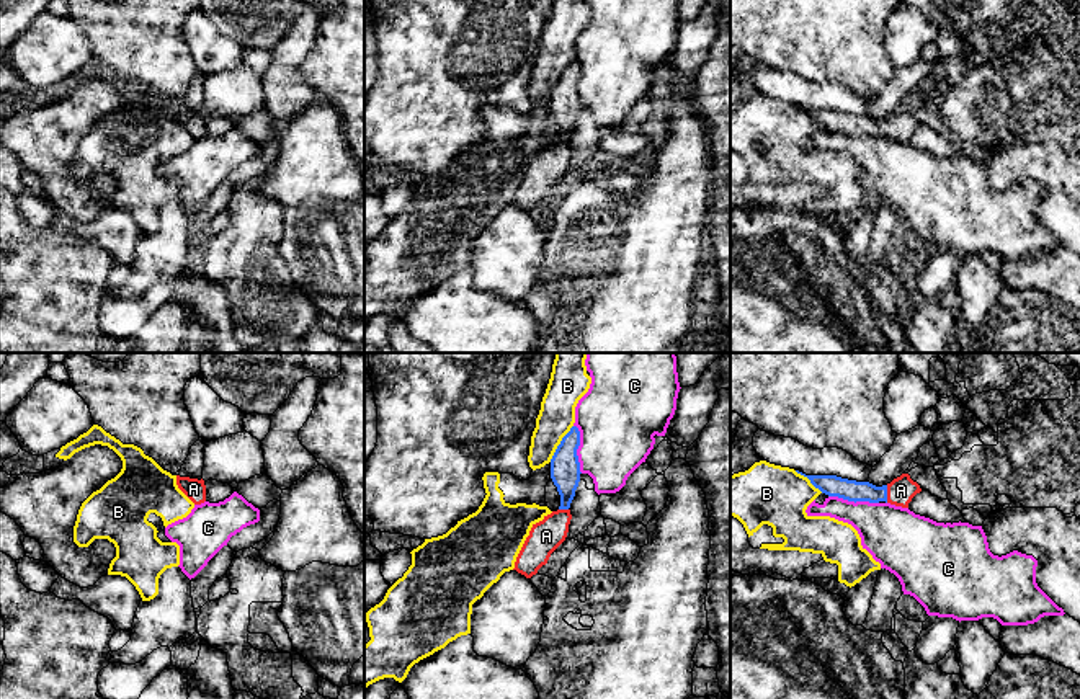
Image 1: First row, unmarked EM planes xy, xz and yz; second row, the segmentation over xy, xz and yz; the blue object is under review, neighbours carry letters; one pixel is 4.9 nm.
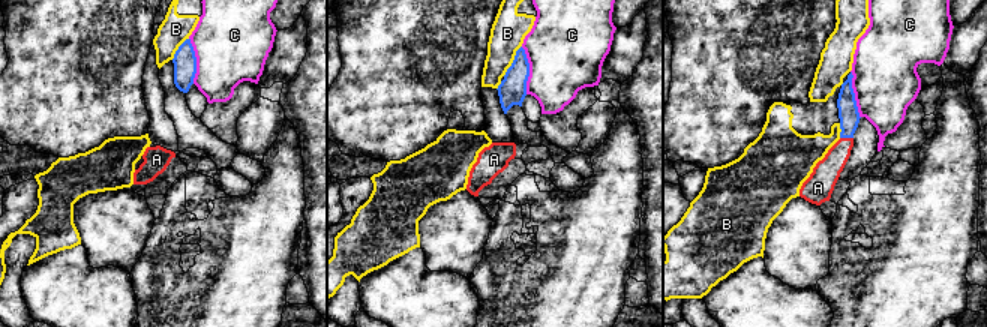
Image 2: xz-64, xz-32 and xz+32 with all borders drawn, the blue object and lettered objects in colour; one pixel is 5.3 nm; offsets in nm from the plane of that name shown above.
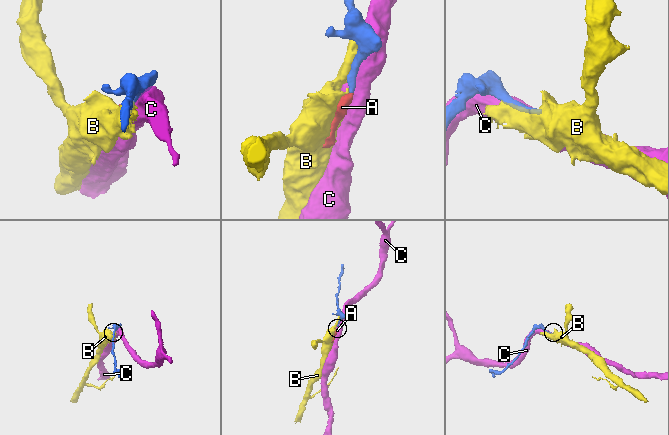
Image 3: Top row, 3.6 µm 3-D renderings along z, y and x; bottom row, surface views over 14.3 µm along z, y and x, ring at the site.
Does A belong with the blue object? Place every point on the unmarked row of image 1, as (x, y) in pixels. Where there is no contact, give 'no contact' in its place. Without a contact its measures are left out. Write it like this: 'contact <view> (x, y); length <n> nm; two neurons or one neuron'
contact yz (886, 128); length 90 nm; one neuron

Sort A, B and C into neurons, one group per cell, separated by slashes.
A / B / C

